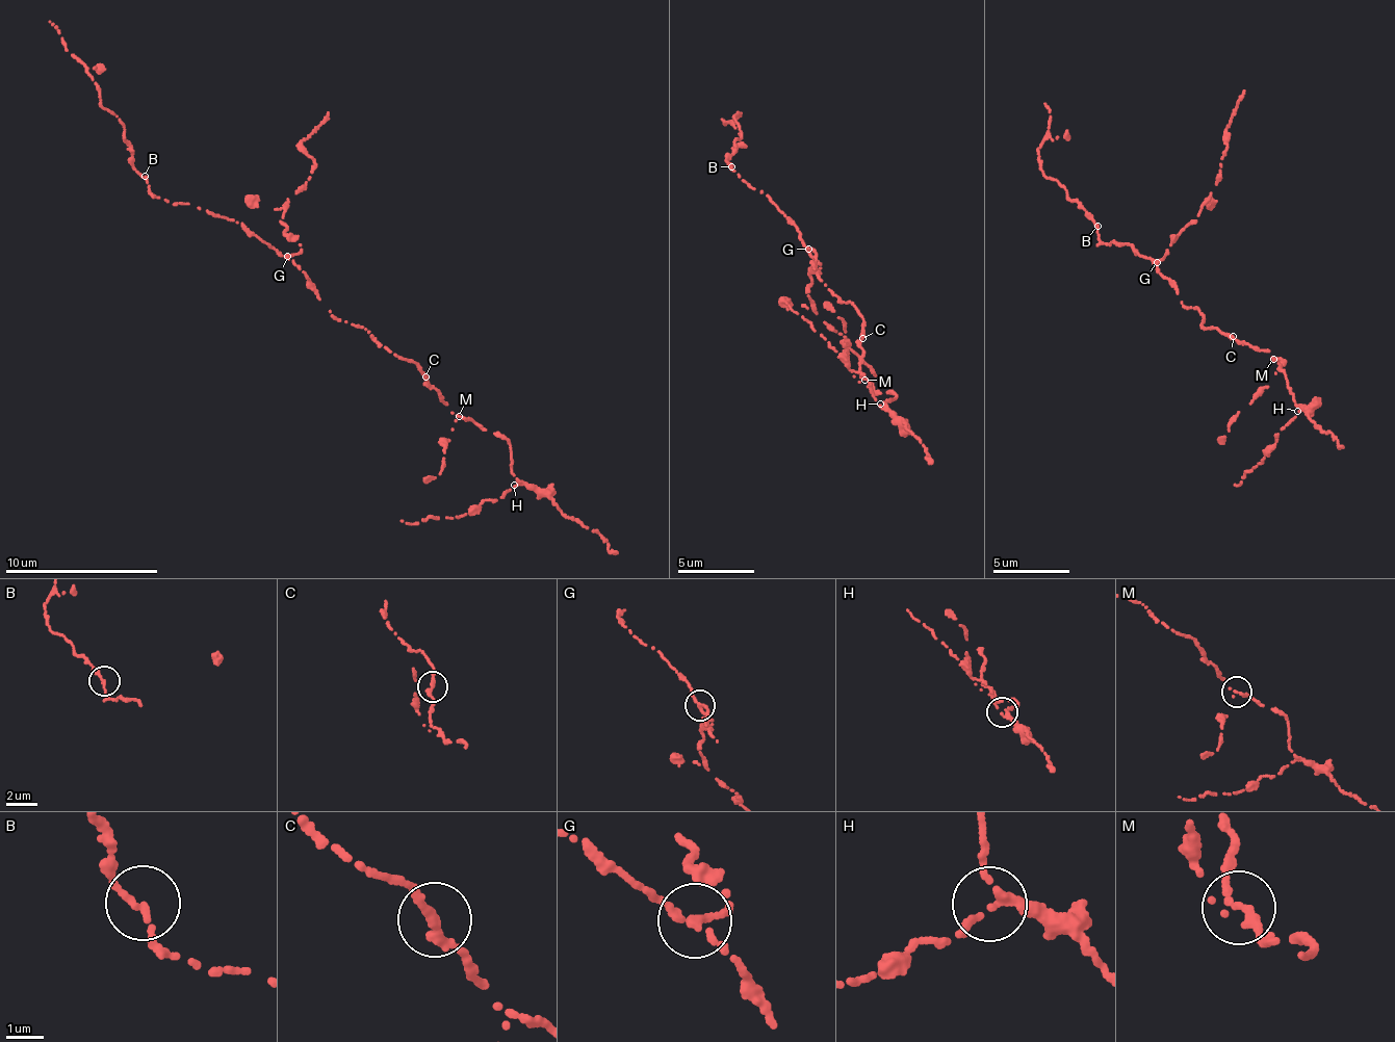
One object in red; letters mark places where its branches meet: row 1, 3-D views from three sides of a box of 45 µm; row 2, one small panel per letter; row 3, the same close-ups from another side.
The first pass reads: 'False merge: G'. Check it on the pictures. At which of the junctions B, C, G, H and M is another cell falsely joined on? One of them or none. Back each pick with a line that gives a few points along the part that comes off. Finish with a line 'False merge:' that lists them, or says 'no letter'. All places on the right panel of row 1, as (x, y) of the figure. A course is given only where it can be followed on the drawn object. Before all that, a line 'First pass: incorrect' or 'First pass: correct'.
First pass: correct
G: course (1156, 261), (1170, 246), (1177, 234), (1198, 216), (1229, 142), (1224, 130), (1243, 90)
False merge: G

